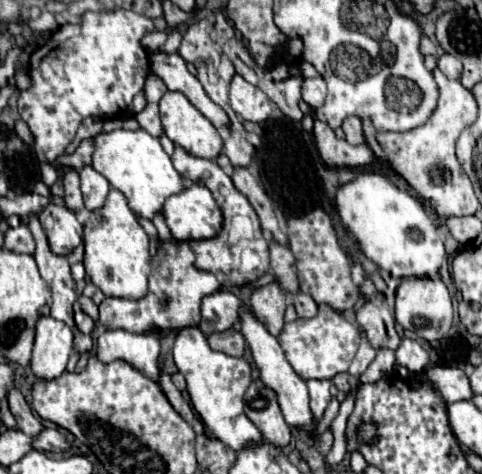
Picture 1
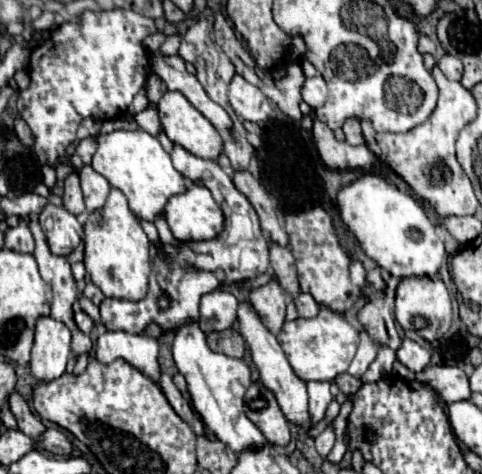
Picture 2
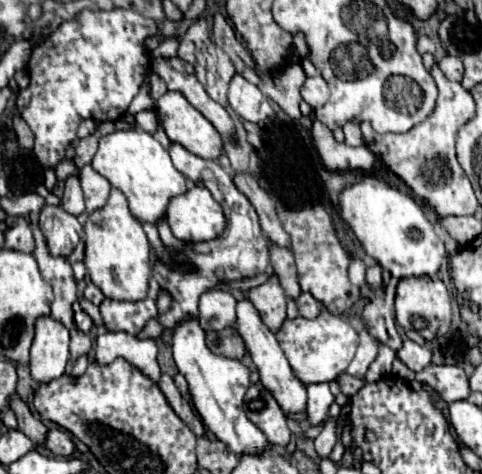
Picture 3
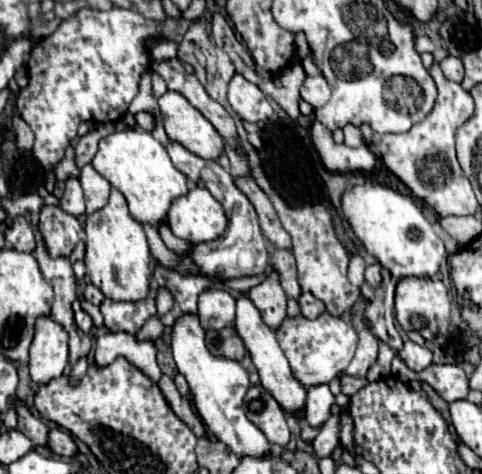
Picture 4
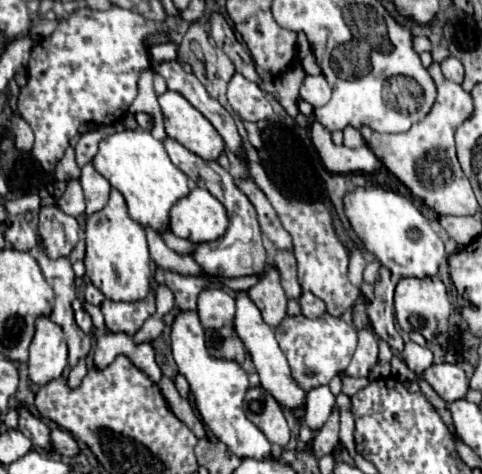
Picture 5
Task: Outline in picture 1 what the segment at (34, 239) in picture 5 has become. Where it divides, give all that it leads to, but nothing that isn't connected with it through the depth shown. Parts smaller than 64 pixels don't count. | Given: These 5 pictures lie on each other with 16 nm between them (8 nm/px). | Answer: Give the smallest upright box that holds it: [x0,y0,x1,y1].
[4,222,34,254]

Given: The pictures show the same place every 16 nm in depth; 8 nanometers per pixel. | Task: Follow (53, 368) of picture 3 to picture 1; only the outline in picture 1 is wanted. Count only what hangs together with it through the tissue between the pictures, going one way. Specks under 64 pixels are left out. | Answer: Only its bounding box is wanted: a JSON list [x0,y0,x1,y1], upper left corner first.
[30,316,72,380]

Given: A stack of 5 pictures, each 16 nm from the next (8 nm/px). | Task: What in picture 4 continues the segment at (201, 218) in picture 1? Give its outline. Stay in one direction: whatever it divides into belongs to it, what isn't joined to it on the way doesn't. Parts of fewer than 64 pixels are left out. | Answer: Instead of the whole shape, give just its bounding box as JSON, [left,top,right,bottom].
[168,186,228,244]

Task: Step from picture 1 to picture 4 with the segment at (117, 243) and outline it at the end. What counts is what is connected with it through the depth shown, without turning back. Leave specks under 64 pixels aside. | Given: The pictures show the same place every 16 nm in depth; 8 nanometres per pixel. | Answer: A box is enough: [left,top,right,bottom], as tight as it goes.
[86,188,150,302]

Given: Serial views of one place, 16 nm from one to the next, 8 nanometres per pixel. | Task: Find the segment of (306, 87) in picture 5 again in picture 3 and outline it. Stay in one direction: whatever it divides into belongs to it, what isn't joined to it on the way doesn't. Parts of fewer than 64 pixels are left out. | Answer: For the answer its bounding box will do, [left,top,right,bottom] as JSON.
[300,74,328,108]

